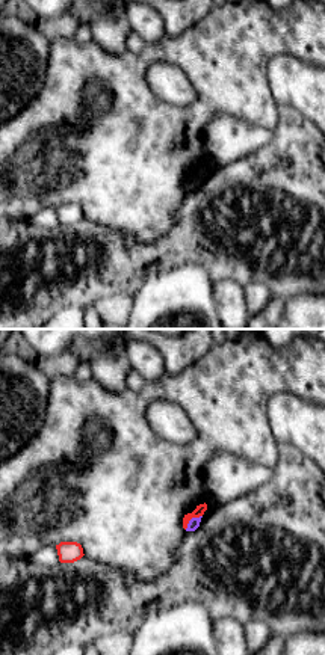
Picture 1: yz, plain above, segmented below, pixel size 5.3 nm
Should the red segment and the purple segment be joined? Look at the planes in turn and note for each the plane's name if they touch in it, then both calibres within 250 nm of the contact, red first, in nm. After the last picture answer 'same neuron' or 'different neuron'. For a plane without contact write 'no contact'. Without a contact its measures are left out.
meets red in yz; 50 nm thick on the red side, 60 nm on the other

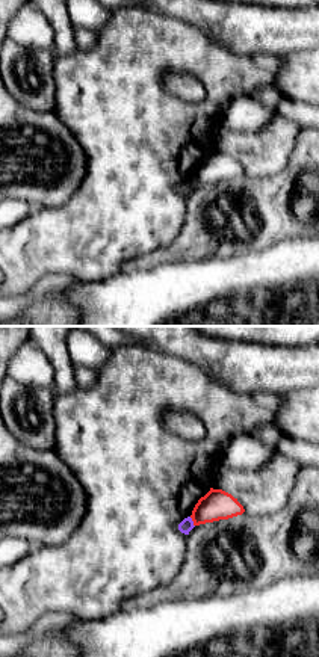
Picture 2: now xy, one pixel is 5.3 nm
meets red in xy; 160 nm thick on the red side, 70 nm on the other

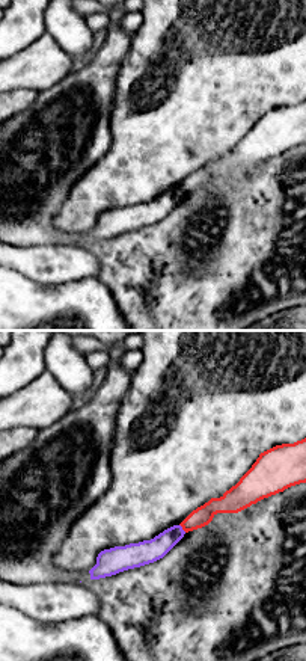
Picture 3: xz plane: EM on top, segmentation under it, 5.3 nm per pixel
meets red in xz; 100 nm thick on the red side, 130 nm on the other

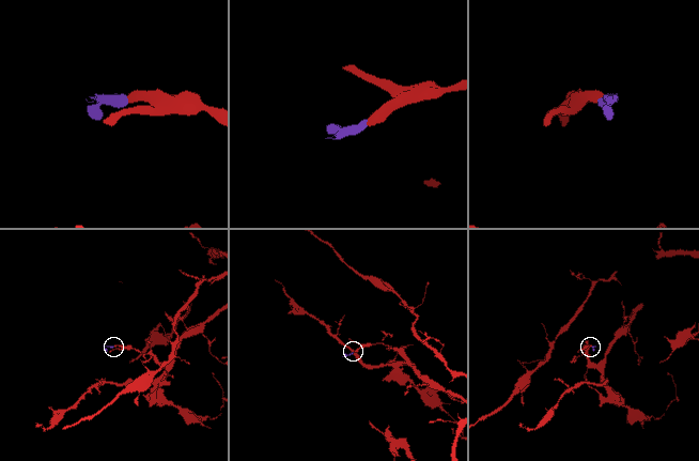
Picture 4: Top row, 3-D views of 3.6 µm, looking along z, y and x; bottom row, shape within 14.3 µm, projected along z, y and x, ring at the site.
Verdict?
different neuron

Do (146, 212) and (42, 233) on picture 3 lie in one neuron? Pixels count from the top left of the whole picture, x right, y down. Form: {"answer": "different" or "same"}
{"answer": "same"}

